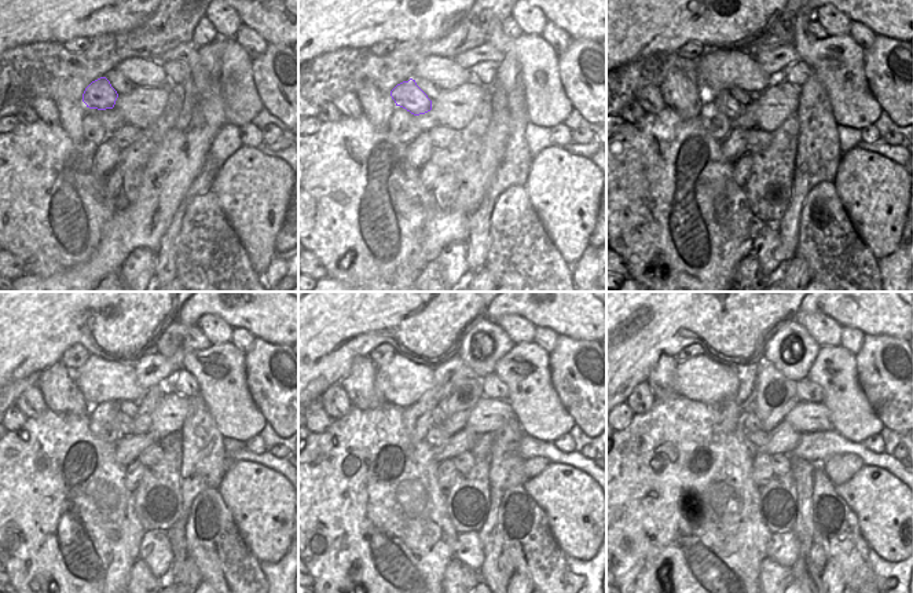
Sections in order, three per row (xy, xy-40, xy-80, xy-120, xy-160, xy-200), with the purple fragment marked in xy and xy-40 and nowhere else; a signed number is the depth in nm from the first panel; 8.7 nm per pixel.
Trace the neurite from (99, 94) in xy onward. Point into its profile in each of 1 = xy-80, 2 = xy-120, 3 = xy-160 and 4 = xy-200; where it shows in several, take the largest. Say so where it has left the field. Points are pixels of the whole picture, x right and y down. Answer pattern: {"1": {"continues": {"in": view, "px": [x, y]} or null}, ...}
{"1": {"continues": {"in": "xy-80", "px": [723, 99]}}, "2": {"continues": {"in": "xy-120", "px": [124, 423]}}, "3": {"continues": {"in": "xy-160", "px": [433, 427]}}, "4": {"continues": {"in": "xy-200", "px": [743, 429]}}}

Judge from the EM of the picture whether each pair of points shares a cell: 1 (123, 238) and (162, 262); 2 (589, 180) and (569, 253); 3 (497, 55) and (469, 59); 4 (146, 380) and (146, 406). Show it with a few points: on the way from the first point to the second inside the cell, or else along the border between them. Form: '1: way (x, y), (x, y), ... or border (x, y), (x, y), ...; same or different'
1: border (169, 223), (157, 253); different
2: way (571, 198), (569, 235); same
3: way (490, 55), (476, 55); same
4: border (169, 380), (153, 384), (146, 391); different

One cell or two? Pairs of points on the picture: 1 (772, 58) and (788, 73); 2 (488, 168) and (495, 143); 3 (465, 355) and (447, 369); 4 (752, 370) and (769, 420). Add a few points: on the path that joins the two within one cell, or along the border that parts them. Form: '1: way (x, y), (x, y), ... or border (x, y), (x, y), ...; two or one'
1: border (799, 59), (794, 61), (780, 73); two
2: way (488, 163), (492, 149); one
3: border (457, 354), (477, 376); two
4: border (759, 363), (755, 390), (751, 395); two

